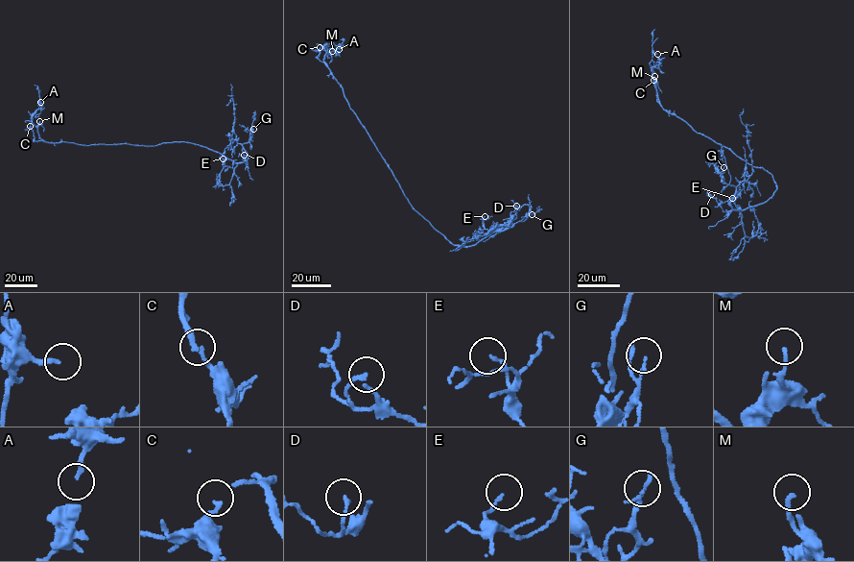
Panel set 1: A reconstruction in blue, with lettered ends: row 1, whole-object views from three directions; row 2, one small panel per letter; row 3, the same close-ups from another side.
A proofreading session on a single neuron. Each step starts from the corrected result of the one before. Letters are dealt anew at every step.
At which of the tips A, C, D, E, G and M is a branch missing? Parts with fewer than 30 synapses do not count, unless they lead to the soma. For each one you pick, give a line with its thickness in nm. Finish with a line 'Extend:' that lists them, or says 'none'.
Extend: none

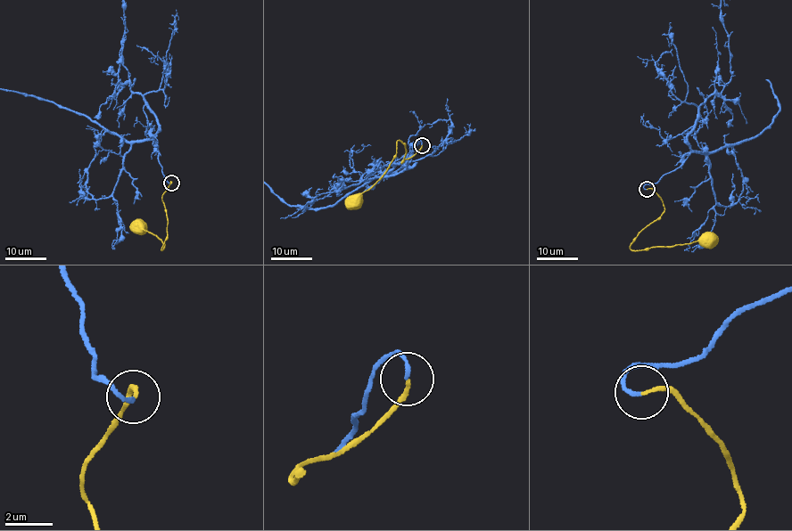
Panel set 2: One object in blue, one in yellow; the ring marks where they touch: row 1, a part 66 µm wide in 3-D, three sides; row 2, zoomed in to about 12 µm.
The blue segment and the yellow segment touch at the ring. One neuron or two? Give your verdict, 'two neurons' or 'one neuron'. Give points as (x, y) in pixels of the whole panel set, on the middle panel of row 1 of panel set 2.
one neuron

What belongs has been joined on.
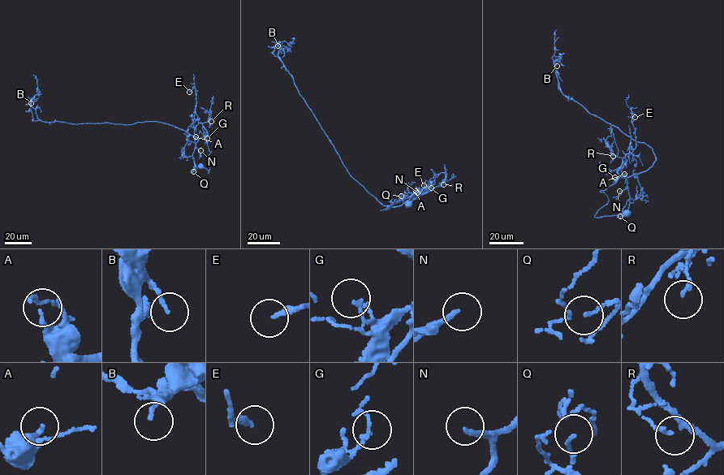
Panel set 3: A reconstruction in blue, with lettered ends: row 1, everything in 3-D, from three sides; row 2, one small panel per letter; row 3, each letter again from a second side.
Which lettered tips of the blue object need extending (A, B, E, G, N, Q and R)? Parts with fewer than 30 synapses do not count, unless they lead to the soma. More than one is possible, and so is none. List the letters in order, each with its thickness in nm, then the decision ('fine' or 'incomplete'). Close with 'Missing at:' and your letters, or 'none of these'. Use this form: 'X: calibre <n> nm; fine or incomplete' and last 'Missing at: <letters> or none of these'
A: calibre 150 nm; fine
B: calibre 140 nm; fine
E: calibre 190 nm; fine
G: calibre 90 nm; fine
N: calibre 180 nm; incomplete
Q: calibre 70 nm; fine
R: calibre 150 nm; fine
Missing at: N

